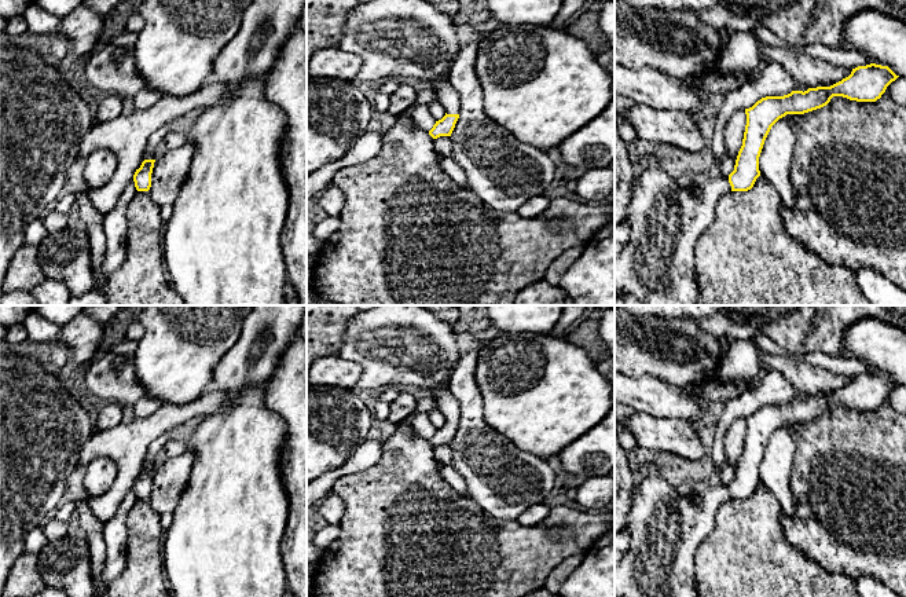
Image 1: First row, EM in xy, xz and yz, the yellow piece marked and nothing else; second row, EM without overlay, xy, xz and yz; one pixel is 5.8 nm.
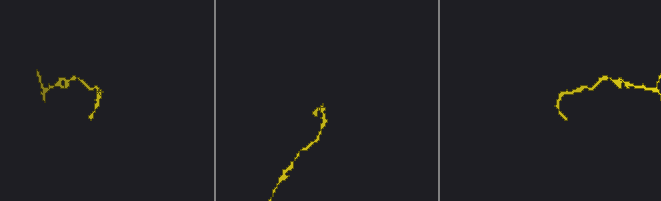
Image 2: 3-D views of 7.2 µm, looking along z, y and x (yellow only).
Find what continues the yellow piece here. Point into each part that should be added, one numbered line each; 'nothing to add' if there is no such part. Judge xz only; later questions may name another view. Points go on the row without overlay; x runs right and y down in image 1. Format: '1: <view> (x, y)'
1: xz (399, 345)

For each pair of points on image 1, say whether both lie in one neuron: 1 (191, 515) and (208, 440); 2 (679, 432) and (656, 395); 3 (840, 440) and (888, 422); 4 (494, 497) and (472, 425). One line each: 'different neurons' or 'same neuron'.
1: same neuron
2: different neurons
3: same neuron
4: same neuron

